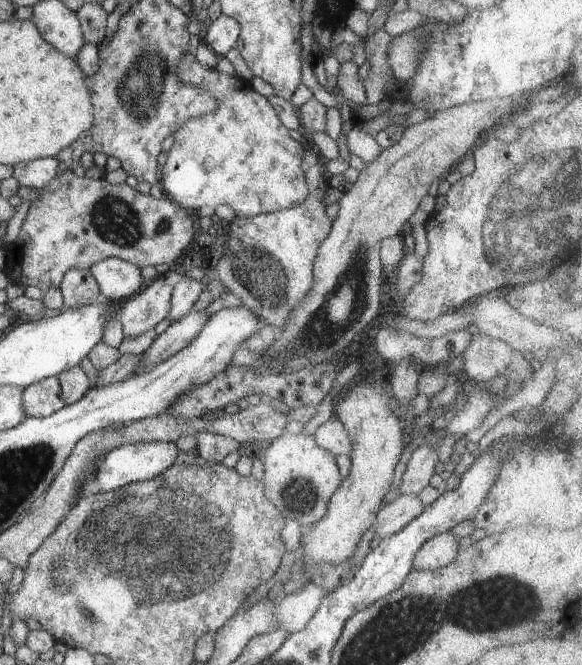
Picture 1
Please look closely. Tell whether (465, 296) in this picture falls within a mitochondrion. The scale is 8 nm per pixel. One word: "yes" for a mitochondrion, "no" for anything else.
no

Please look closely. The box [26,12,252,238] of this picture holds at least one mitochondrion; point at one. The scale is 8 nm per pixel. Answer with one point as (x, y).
(139, 92)

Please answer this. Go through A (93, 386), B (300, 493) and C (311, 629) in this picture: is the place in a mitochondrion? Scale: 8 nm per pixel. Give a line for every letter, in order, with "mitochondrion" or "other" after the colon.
A: other
B: mitochondrion
C: other

